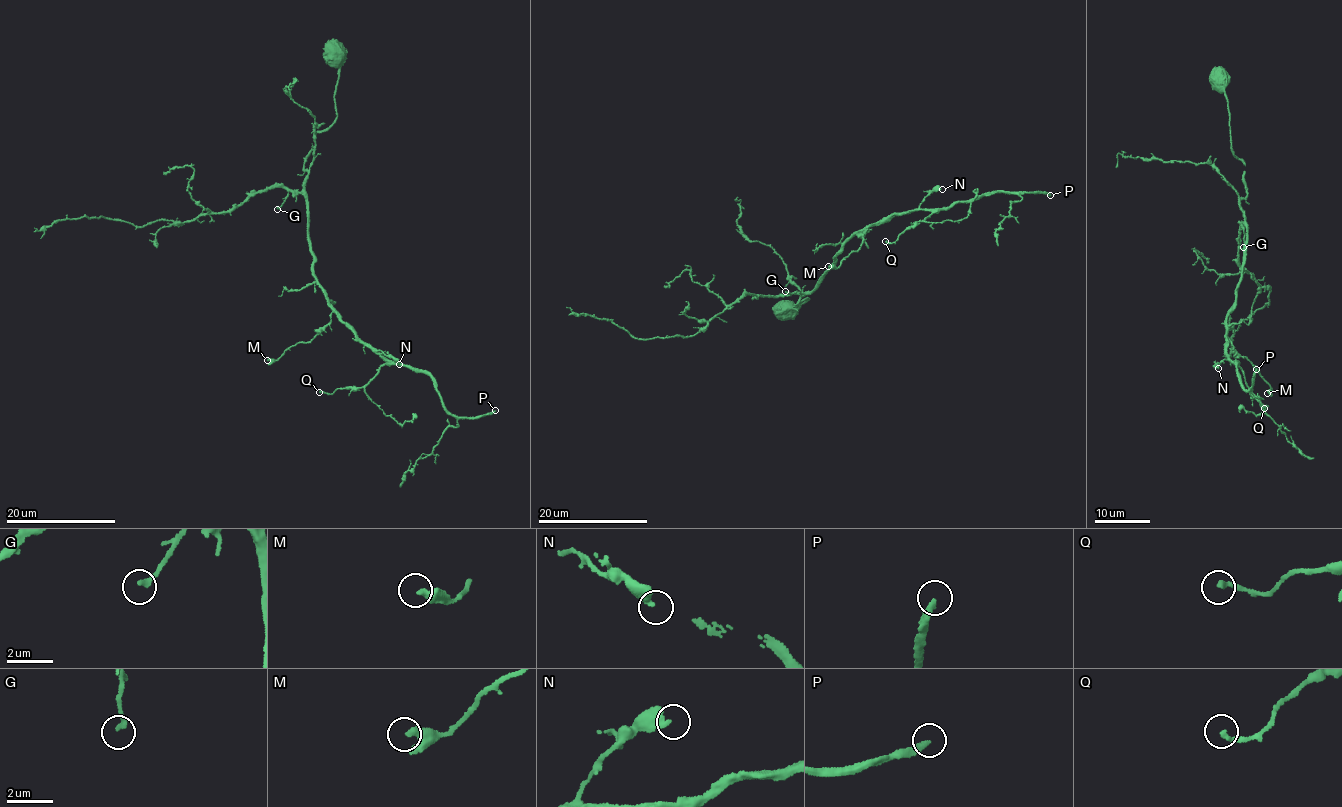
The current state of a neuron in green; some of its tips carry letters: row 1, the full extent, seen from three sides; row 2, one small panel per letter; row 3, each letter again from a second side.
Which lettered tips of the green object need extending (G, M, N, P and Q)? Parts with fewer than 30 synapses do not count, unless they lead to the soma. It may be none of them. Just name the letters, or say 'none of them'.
P

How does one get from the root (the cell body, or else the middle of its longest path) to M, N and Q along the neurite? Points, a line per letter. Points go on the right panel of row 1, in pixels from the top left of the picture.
M: (1221, 79), (1230, 146), (1245, 166), (1246, 189), (1240, 200), (1246, 260), (1226, 331), (1269, 383), (1267, 393)
N: (1221, 79), (1230, 146), (1245, 166), (1246, 260), (1227, 320), (1230, 355), (1218, 368)
Q: (1221, 79), (1230, 146), (1245, 166), (1246, 189), (1240, 200), (1246, 260), (1227, 320), (1226, 352), (1264, 408)

